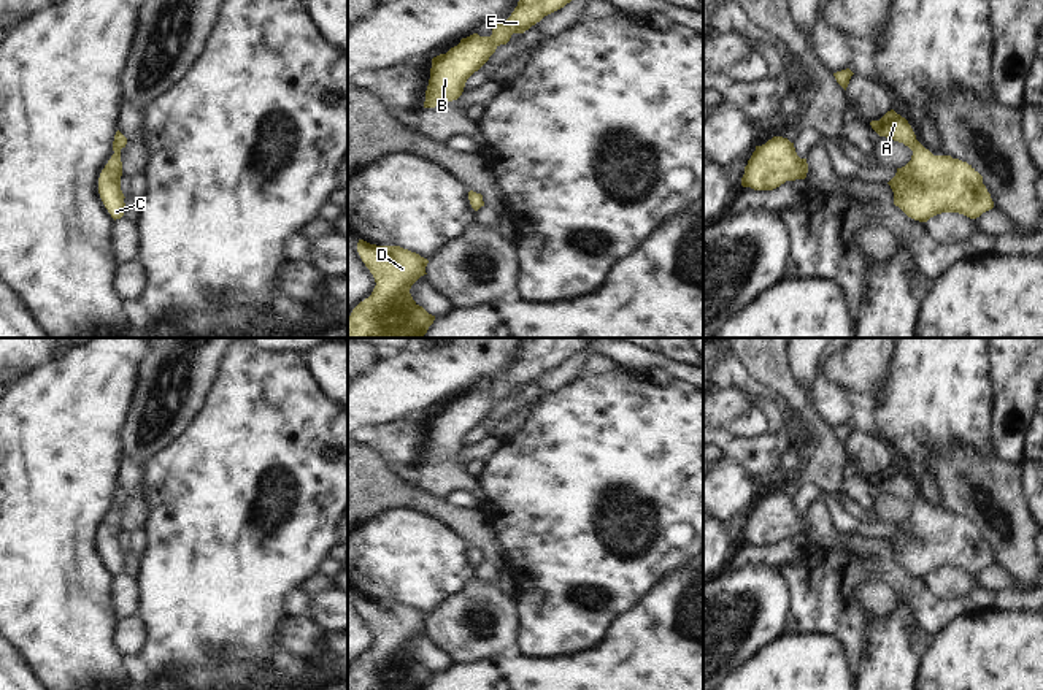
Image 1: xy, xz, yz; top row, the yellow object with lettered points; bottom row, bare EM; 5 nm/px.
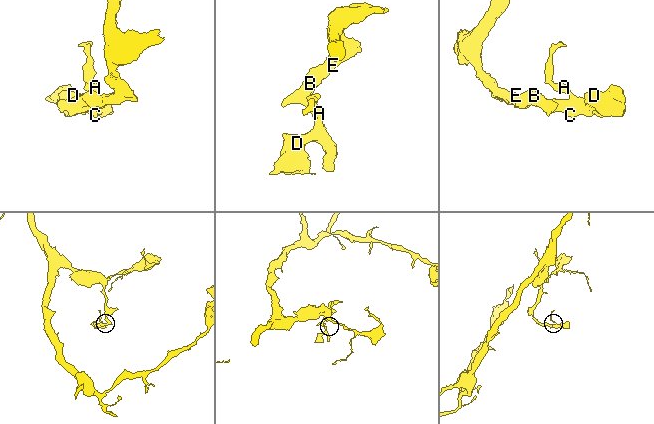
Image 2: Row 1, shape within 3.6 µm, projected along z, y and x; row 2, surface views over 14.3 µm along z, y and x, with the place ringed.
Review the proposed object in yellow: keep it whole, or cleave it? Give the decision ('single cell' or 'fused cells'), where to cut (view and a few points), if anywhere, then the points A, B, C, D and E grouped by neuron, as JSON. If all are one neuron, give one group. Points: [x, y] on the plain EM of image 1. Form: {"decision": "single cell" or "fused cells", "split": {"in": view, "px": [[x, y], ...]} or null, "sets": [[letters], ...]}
{"decision": "single cell", "split": null, "sets": [["A", "B", "C", "D", "E"]]}

